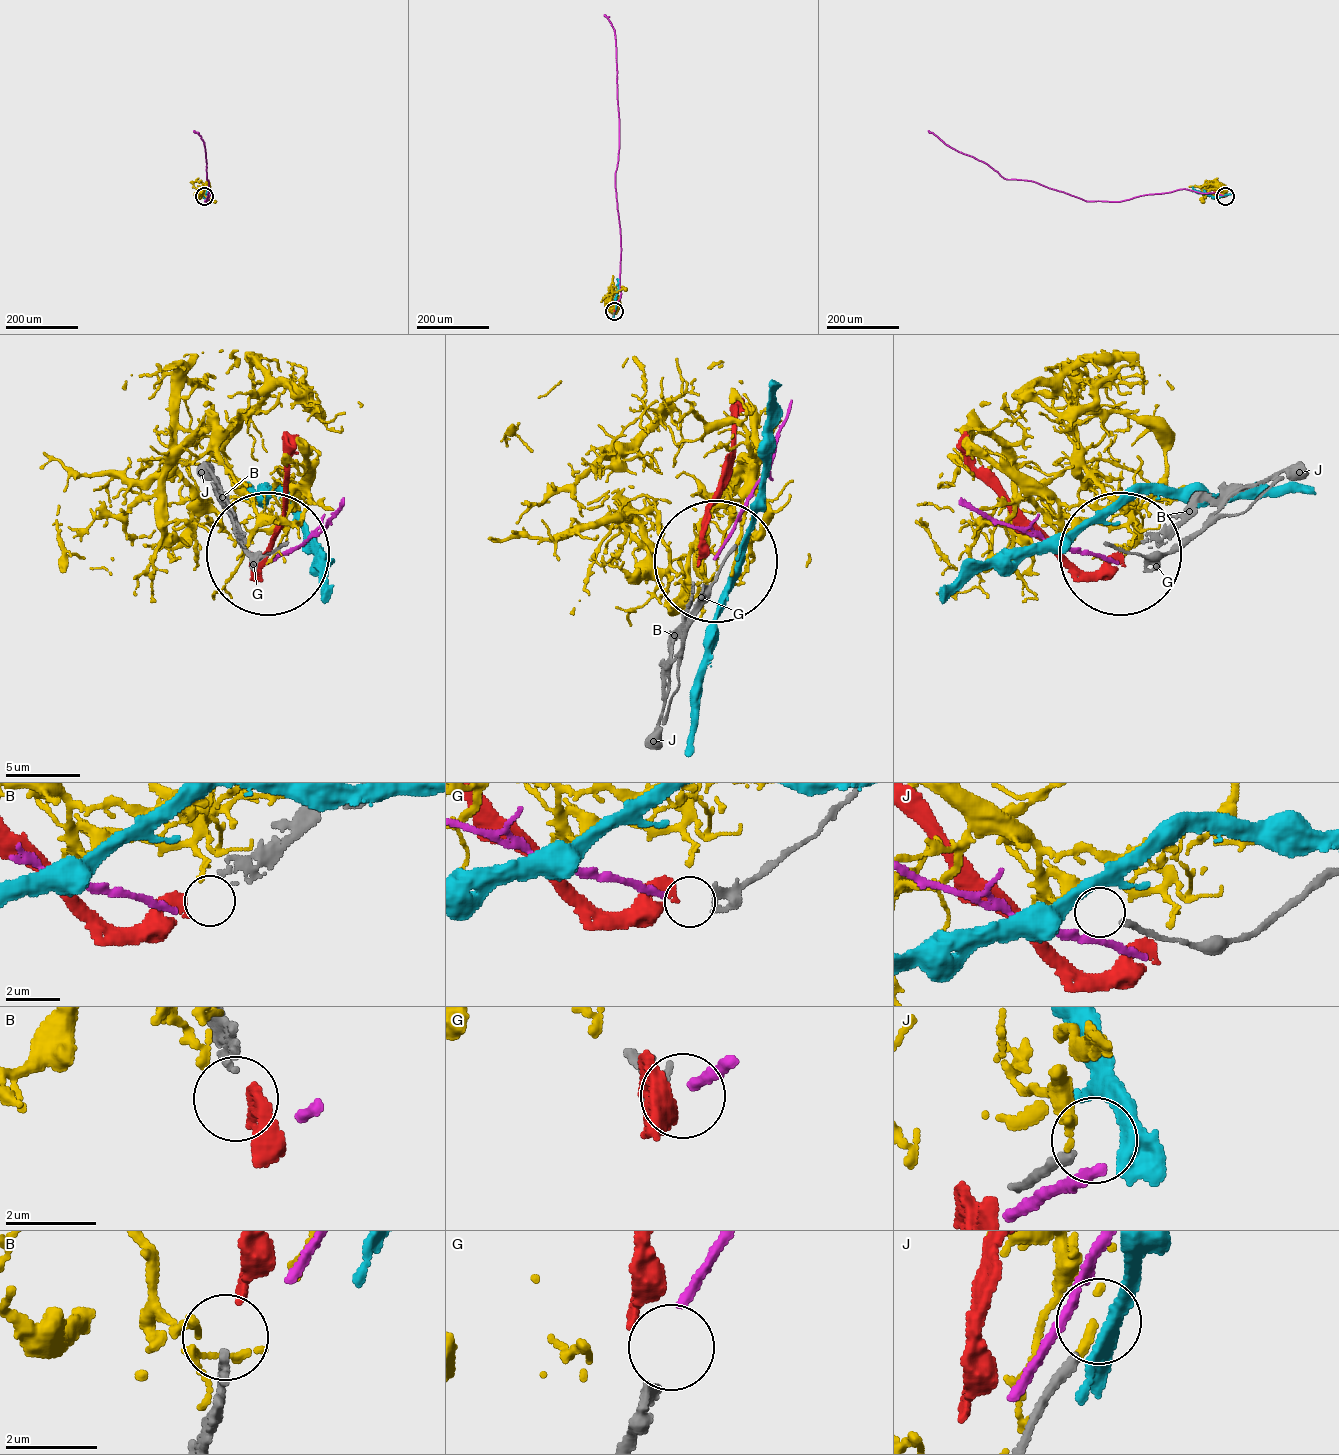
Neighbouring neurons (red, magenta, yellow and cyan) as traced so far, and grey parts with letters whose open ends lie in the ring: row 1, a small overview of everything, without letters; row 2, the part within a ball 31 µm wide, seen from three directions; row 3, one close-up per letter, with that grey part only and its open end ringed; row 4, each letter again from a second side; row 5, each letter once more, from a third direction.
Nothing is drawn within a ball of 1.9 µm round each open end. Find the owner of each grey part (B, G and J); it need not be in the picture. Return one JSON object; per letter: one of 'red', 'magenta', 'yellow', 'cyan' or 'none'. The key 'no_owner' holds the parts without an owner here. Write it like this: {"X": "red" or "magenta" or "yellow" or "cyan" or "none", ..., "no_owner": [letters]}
{"B": "red", "G": "magenta", "J": "none", "no_owner": ["J"]}

